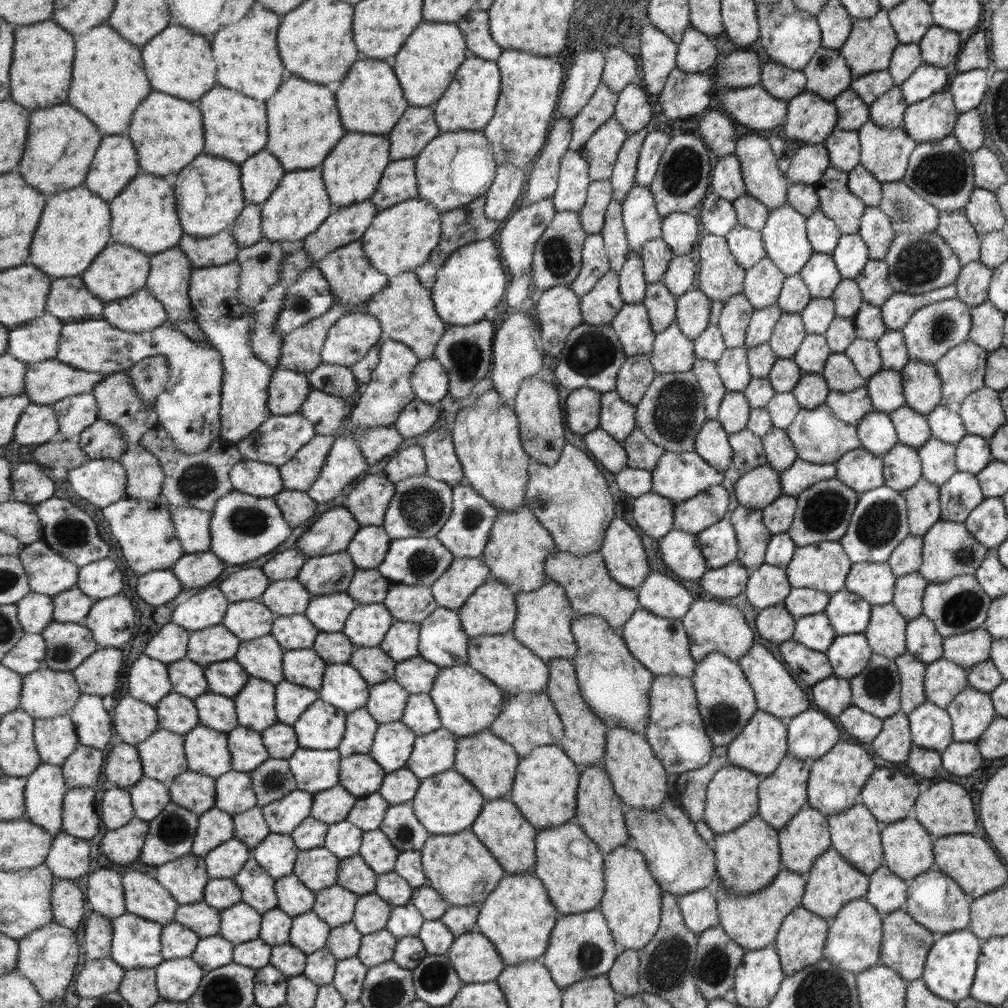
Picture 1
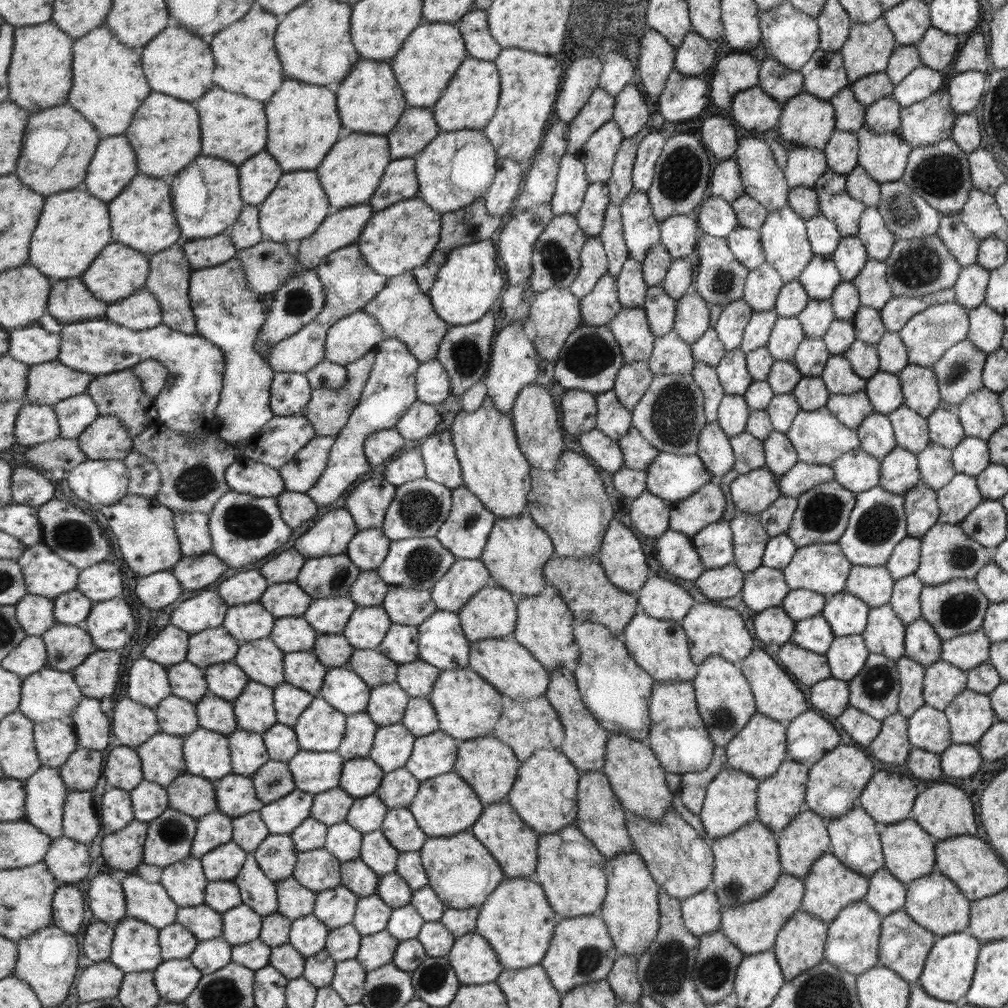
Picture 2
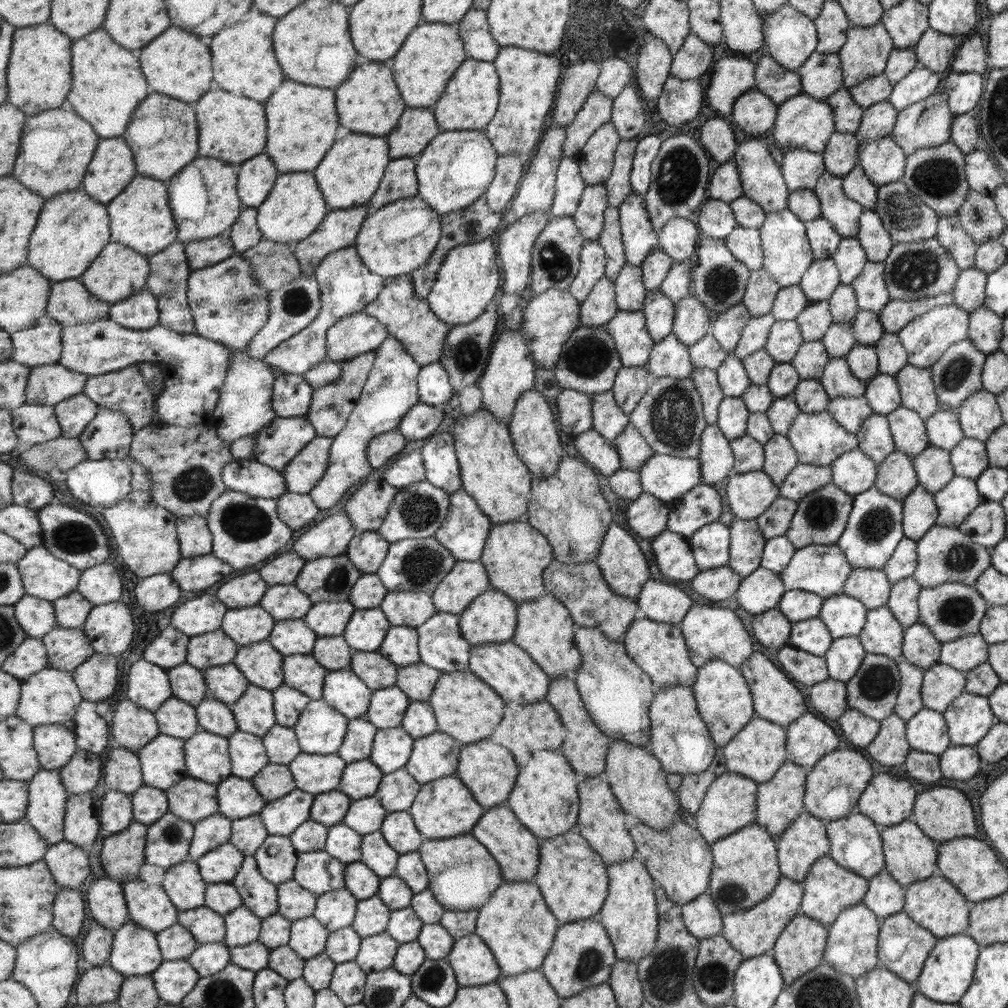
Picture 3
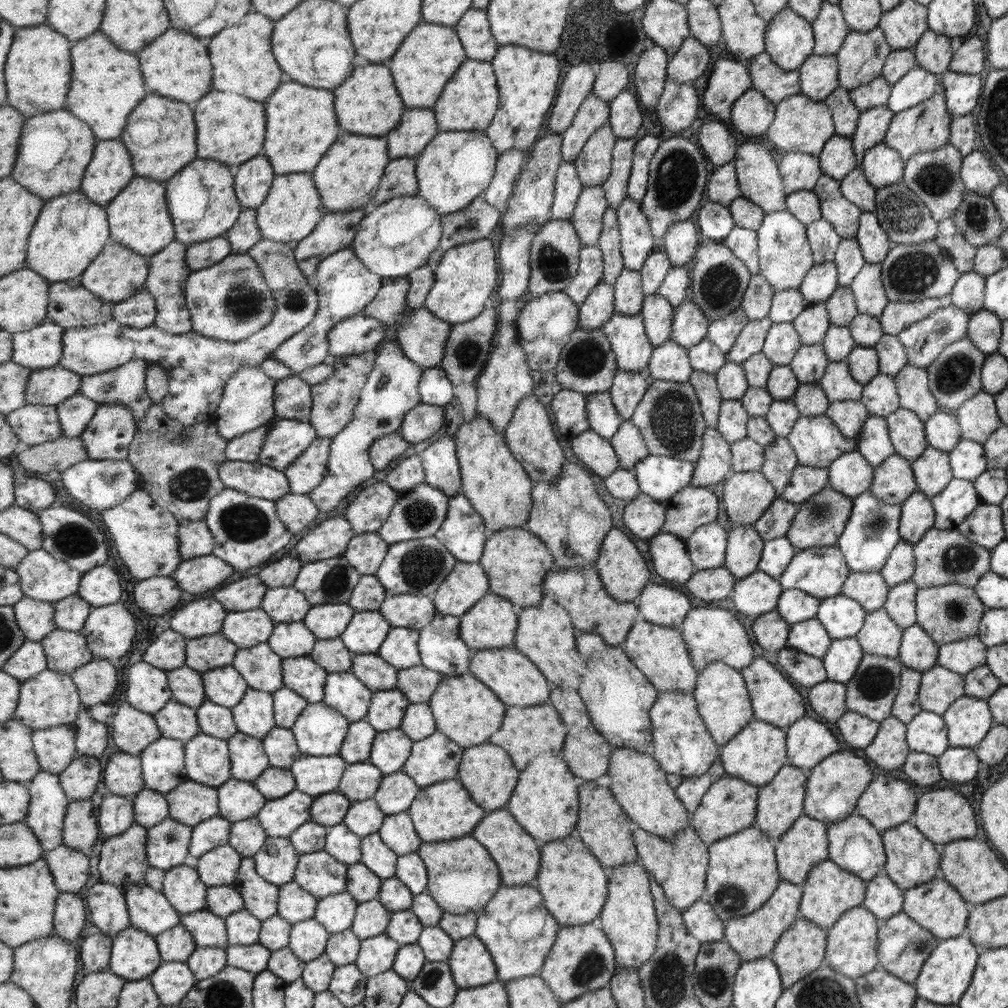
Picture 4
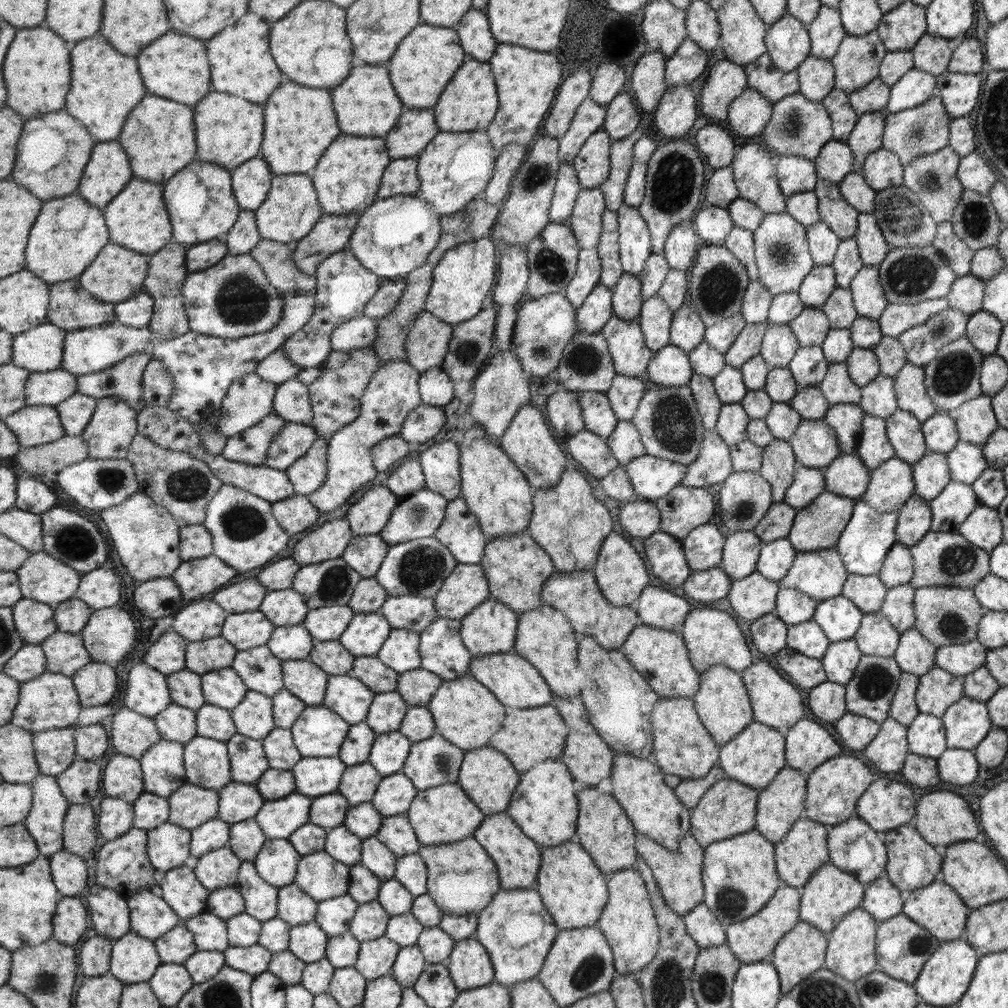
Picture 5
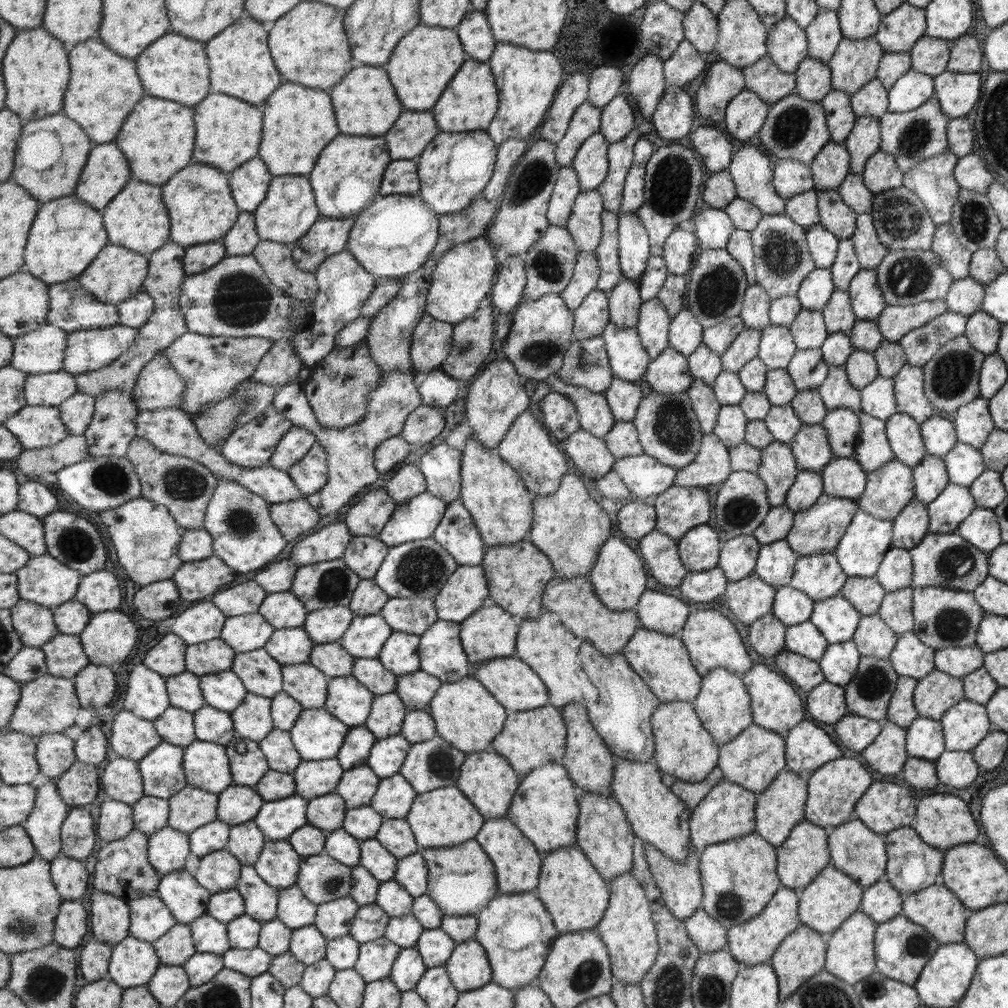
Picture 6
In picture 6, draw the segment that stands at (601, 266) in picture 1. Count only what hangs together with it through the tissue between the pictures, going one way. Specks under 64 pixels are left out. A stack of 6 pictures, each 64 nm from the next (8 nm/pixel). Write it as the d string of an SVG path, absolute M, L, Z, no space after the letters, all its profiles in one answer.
M595 251L580 252L572 282L560 294L571 310L576 311L589 294L598 289L600 274L600 262Z

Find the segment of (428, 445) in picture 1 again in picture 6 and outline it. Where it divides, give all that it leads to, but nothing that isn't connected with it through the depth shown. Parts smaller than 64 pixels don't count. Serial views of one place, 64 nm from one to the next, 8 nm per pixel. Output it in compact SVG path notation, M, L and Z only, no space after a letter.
M446 442L427 451L420 462L428 492L445 503L461 500L463 469L463 453Z

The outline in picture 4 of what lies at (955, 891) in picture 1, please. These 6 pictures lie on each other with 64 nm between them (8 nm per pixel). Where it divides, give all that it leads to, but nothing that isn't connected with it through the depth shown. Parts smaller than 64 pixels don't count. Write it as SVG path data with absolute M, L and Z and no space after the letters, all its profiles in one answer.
M938 874L929 882L902 891L902 911L921 928L928 930L936 939L945 940L964 934L970 905Z

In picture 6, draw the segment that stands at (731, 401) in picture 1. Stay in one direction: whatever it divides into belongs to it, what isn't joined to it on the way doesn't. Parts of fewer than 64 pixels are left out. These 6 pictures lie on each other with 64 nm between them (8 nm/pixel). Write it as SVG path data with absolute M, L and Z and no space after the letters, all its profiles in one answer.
M739 405L720 406L711 432L728 448L744 441L747 426L748 418Z

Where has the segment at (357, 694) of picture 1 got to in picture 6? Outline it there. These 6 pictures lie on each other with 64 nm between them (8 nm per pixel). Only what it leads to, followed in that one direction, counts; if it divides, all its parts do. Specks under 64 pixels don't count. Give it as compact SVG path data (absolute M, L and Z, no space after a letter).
M353 675L331 678L328 684L328 701L325 708L347 726L366 724L376 694Z

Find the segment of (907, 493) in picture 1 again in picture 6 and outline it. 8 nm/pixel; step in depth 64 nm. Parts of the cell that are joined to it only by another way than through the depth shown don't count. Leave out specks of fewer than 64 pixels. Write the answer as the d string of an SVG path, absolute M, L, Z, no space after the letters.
M914 499L893 518L891 546L909 551L915 547L928 532L929 518L925 505Z

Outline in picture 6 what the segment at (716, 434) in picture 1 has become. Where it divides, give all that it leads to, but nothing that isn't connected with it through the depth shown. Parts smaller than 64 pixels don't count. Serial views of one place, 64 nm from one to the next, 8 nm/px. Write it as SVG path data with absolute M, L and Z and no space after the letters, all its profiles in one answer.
M711 431L703 434L695 458L681 470L681 486L704 488L728 479L731 459L728 449Z

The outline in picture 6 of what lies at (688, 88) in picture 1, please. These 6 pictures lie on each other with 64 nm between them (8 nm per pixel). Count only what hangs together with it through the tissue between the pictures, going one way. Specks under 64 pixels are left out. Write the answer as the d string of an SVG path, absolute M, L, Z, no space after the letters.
M671 88L661 99L660 105L652 116L658 136L665 141L683 142L689 137L693 102L687 92L677 92L681 88Z

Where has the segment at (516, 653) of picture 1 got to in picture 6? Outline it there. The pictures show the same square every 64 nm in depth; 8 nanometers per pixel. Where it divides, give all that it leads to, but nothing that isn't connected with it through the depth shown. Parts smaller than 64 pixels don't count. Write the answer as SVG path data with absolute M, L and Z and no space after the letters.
M517 656L492 658L477 664L473 666L473 676L484 683L506 709L533 710L549 702L548 686L544 683L544 679L529 666L529 663L523 662Z

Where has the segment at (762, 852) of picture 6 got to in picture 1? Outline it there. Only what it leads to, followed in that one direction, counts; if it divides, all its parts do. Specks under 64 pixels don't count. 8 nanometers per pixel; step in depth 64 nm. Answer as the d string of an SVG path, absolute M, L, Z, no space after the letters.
M757 814L737 829L715 834L711 847L715 852L715 877L730 894L751 894L765 888L781 868L777 831Z

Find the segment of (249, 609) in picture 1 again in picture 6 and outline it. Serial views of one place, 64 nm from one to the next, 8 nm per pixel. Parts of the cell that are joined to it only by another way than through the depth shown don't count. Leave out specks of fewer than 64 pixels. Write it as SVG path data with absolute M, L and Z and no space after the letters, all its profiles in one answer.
M260 612L229 617L222 631L222 639L237 653L252 652L268 644L276 628Z

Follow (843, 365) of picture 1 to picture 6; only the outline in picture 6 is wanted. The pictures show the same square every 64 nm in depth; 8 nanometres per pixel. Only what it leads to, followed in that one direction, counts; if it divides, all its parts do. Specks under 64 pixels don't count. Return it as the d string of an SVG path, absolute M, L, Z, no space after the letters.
M843 365L828 366L826 377L816 391L827 411L846 408L853 412L860 412L860 391L849 384Z

